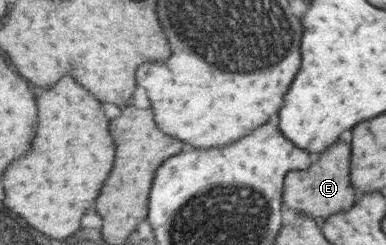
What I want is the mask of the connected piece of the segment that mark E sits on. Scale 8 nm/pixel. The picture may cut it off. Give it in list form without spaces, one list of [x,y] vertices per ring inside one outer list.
[[[340,141],[315,157],[315,162],[308,169],[291,171],[285,179],[285,205],[320,224],[336,213],[348,211],[358,200],[356,188],[351,182],[352,158],[352,147]]]

